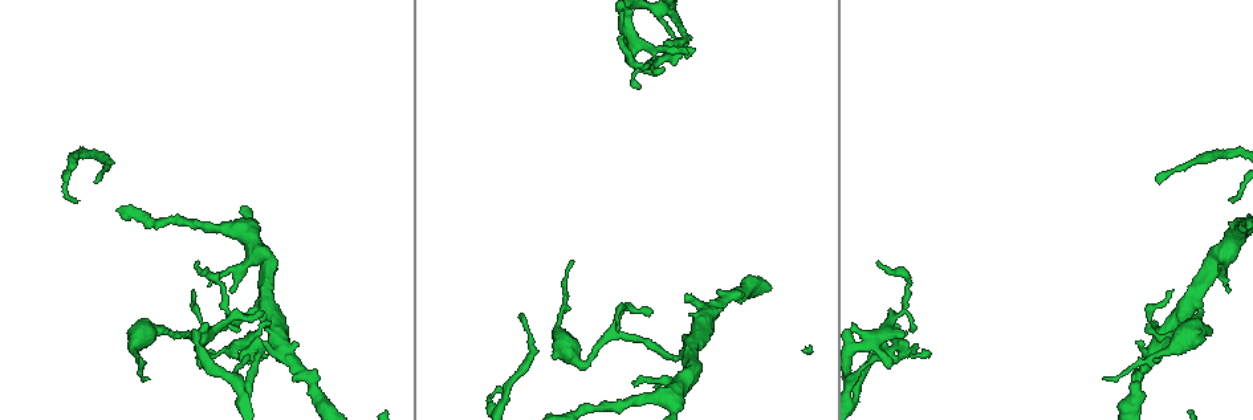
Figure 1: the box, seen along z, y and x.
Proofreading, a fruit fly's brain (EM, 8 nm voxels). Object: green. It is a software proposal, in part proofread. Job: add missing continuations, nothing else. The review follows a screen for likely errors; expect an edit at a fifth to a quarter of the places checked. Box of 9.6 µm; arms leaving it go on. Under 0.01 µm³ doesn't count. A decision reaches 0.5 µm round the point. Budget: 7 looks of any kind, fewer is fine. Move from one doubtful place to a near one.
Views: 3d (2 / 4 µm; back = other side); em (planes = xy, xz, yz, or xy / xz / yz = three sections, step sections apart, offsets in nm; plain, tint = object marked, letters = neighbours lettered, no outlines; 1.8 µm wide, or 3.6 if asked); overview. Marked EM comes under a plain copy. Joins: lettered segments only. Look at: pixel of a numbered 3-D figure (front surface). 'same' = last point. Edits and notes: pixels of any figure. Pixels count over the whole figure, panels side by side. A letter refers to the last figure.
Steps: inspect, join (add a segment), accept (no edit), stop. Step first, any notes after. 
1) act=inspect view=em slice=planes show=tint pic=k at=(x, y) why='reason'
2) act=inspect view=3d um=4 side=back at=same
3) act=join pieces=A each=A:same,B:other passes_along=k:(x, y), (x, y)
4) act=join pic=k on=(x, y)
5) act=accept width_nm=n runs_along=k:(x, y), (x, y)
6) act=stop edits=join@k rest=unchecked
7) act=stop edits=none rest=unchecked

act=inspect view=em slice=planes show=letters pic=1 at=(649, 312) why='thin end'

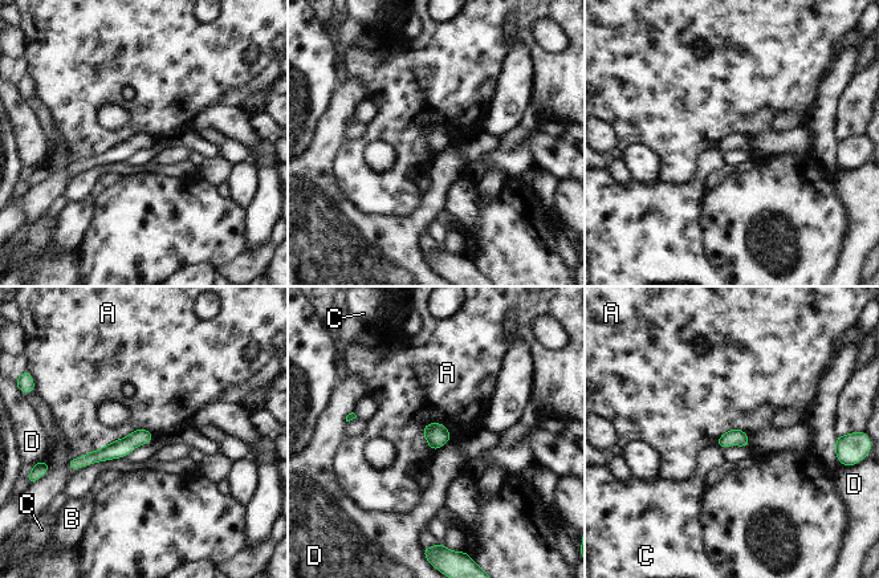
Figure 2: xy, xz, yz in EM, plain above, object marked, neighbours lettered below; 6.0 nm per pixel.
act=accept width_nm=110 each=A:other,B:other,C:other,D:other runs_along=2:(149, 436), (72, 464) found='none of them fits'

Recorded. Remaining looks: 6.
act=inspect view=em slice=yz step=8 show=letters pic=1 at=(500, 392) why='an open end'

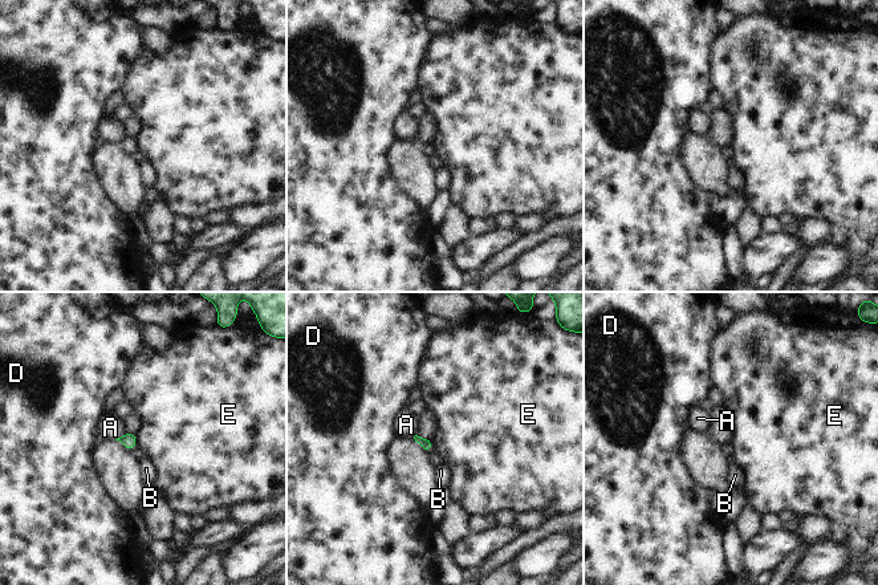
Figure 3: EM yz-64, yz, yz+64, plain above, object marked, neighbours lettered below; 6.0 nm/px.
act=join pieces=B each=A:other,B:same,D:other,E:other passes_along=3:(426, 445), (430, 447), (440, 470) found='the cell continues'

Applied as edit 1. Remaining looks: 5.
act=inspect view=3d um=4 pic=1 at=(892, 317) why='closes a loop'

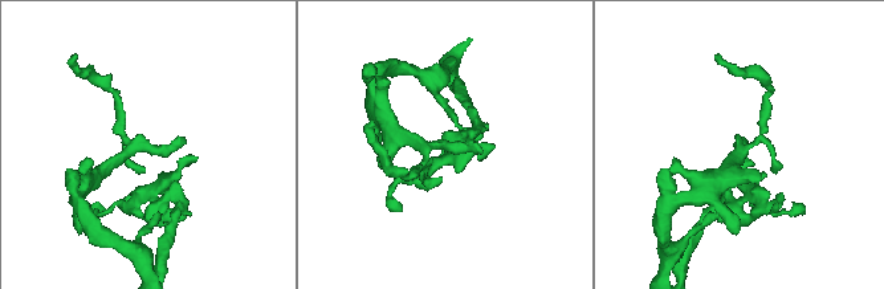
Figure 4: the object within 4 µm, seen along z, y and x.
act=inspect view=em slice=planes show=letters pic=4 at=(740, 149) why='need the tissue'

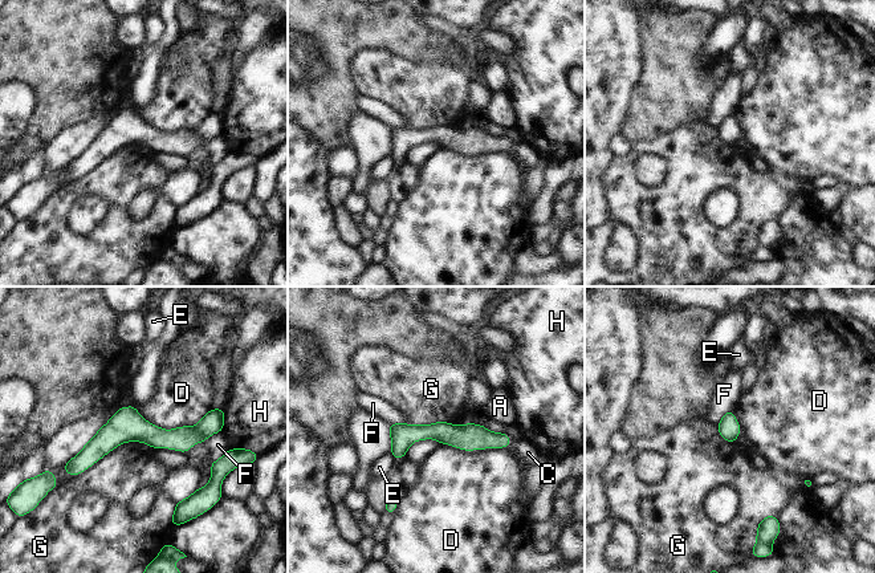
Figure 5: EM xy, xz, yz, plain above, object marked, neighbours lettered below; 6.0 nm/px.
act=accept each=A:other,C:other,D:other,E:other,F:other,G:other,H:other border=5:(153, 448), (122, 442), (73, 476) found='no lettered segment goes on from it'

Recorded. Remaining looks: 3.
act=stop edits=join@3 rest=unchecked

